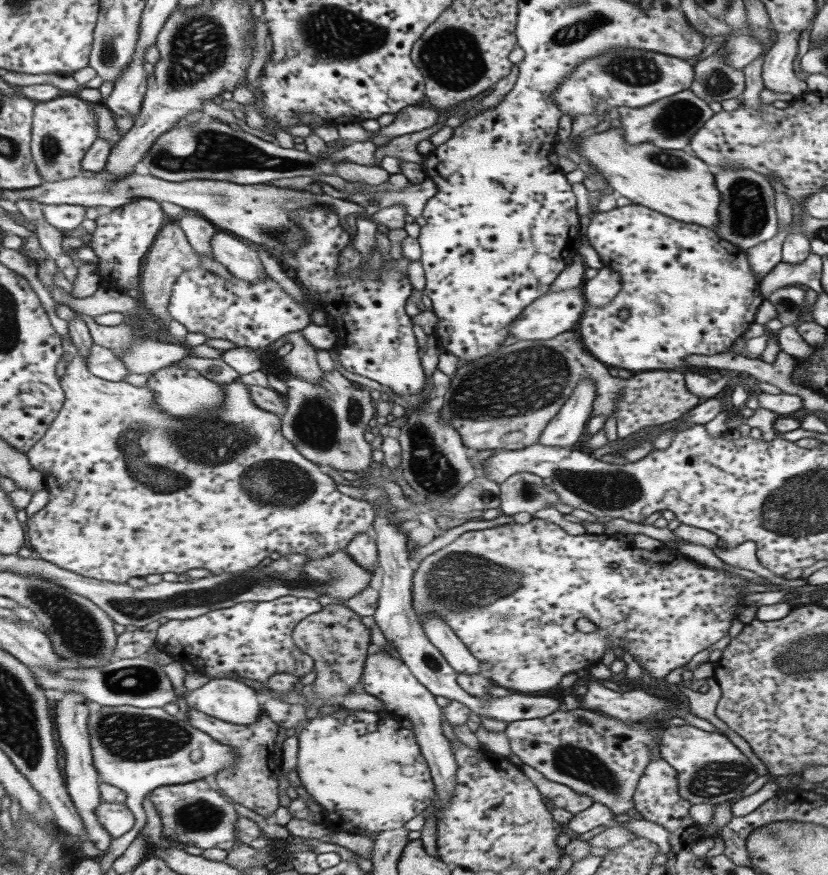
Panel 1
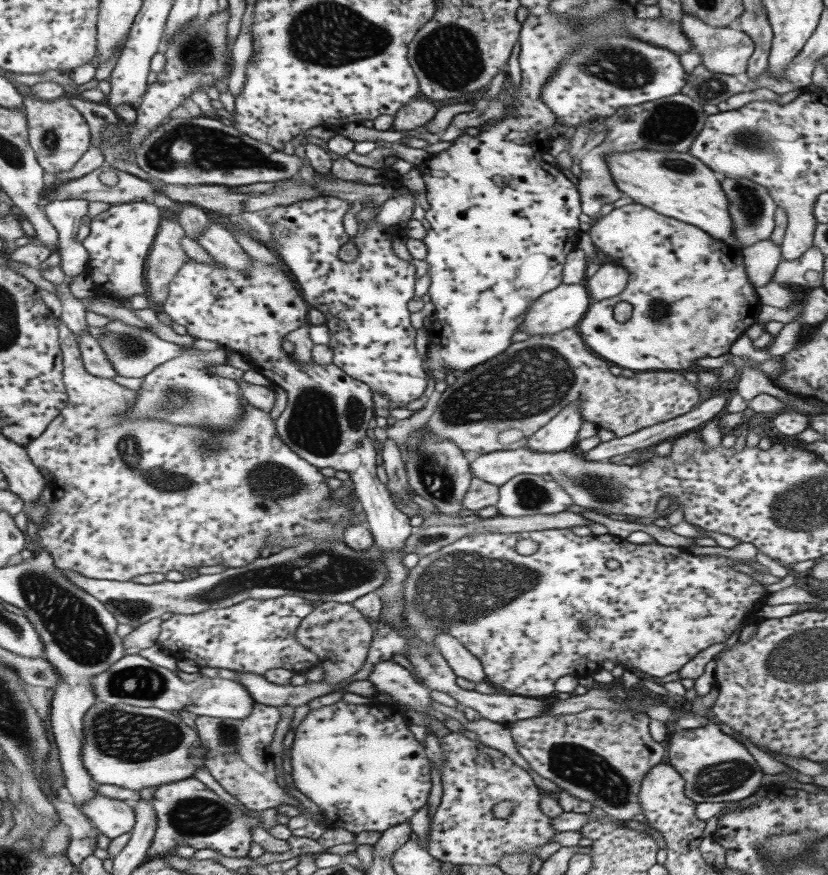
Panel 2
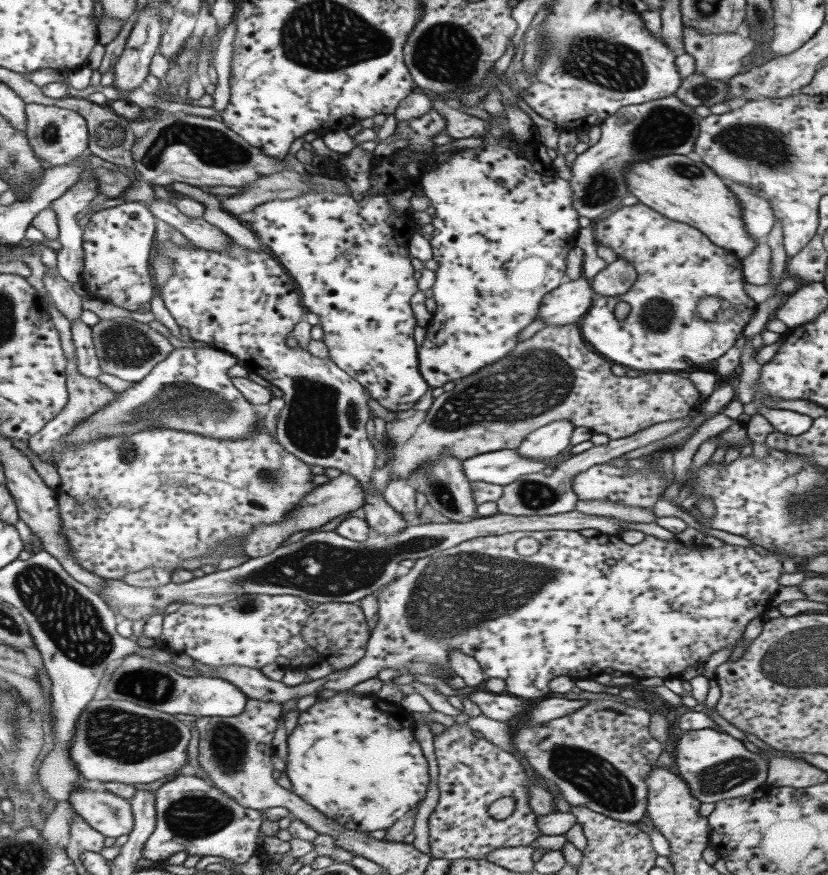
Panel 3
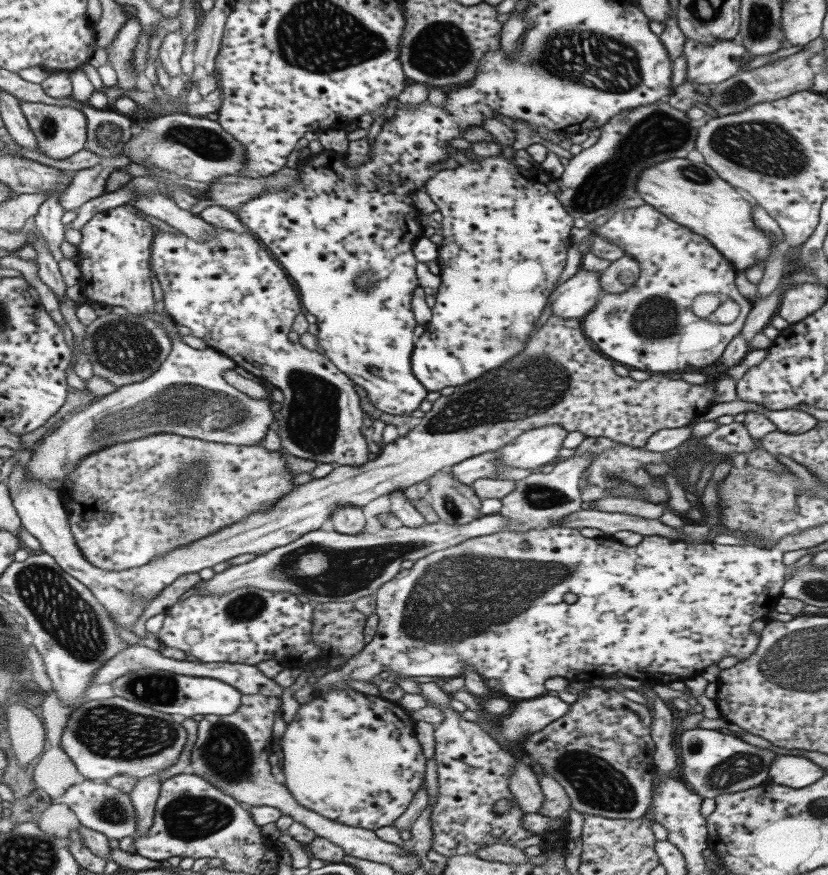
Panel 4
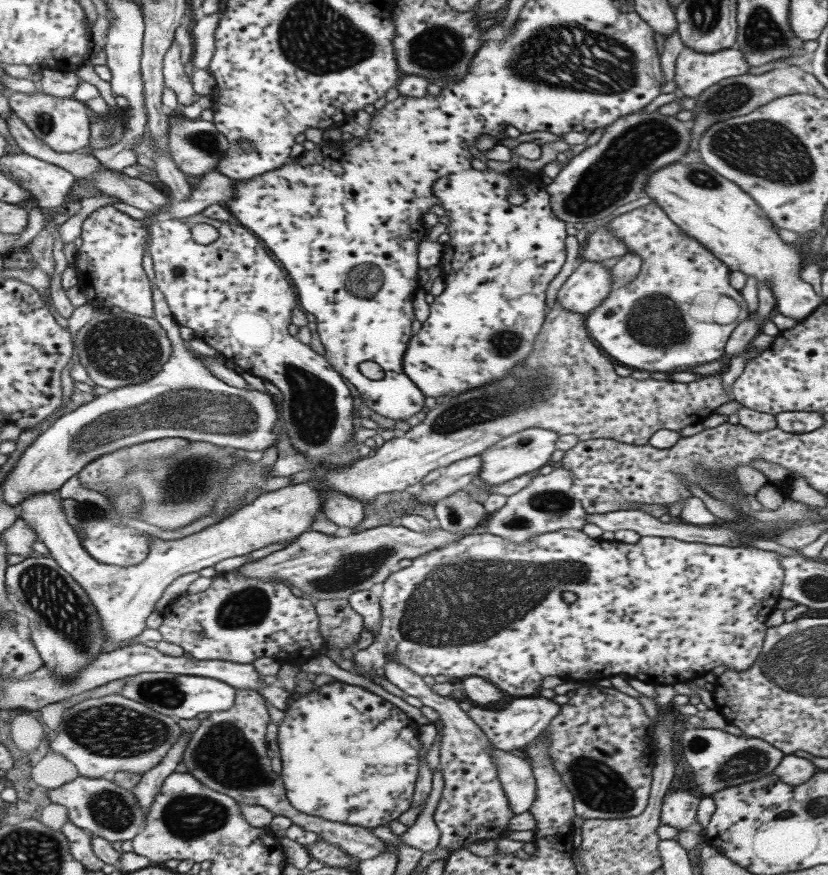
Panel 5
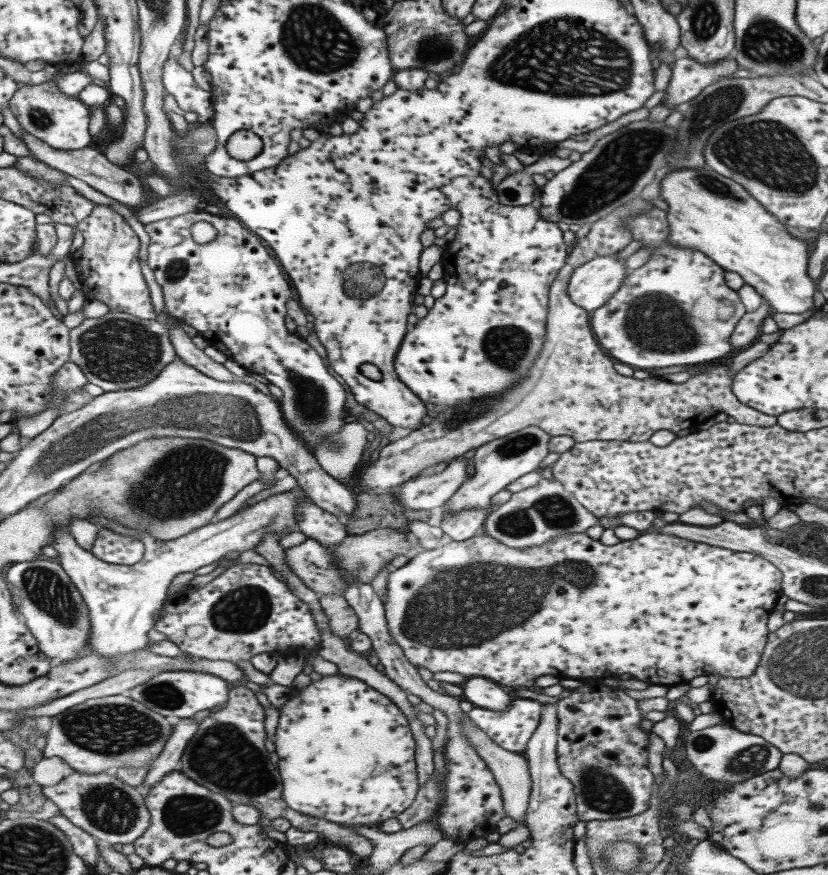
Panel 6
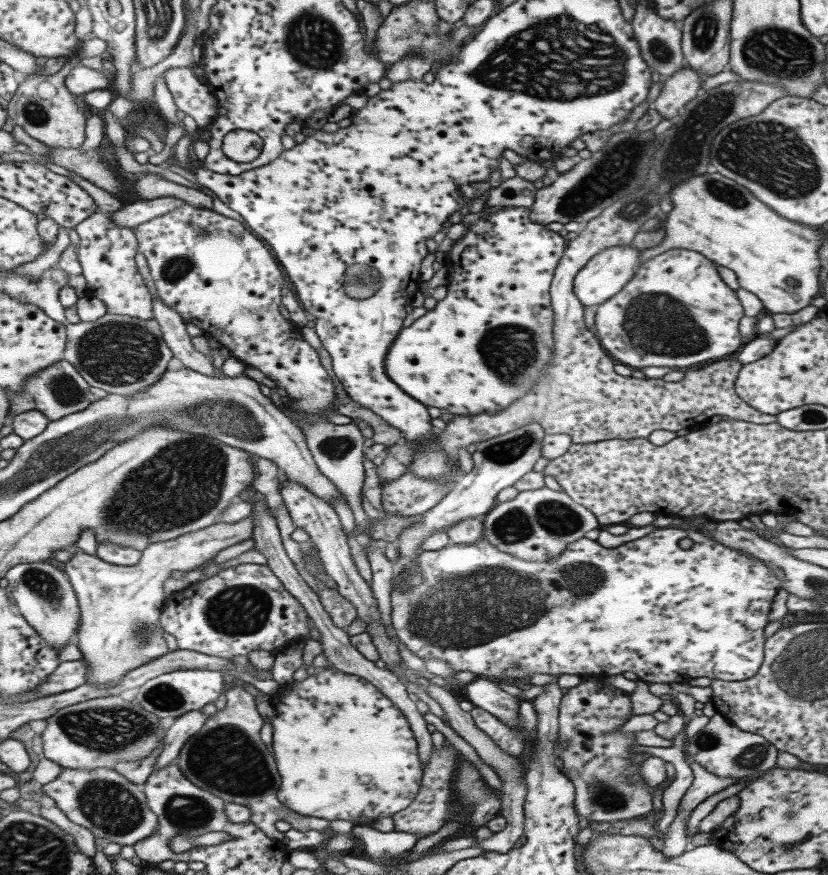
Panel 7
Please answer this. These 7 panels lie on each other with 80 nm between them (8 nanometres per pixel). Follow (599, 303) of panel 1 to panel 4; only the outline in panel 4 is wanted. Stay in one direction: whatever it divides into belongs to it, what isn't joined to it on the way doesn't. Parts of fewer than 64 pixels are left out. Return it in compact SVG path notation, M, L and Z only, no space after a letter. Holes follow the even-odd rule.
M624 255L600 272L598 284L604 293L619 294L625 292L635 282L638 274L638 262L630 256Z

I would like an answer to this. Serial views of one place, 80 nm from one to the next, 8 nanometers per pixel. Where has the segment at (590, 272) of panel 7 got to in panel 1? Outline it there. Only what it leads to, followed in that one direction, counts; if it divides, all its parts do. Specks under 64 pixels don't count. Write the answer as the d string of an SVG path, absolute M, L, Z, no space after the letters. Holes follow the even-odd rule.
M581 286L555 292L548 291L522 310L521 314L511 322L507 333L509 336L517 338L518 341L549 340L562 332L576 329L579 316L581 316L585 306L587 304L582 295Z

